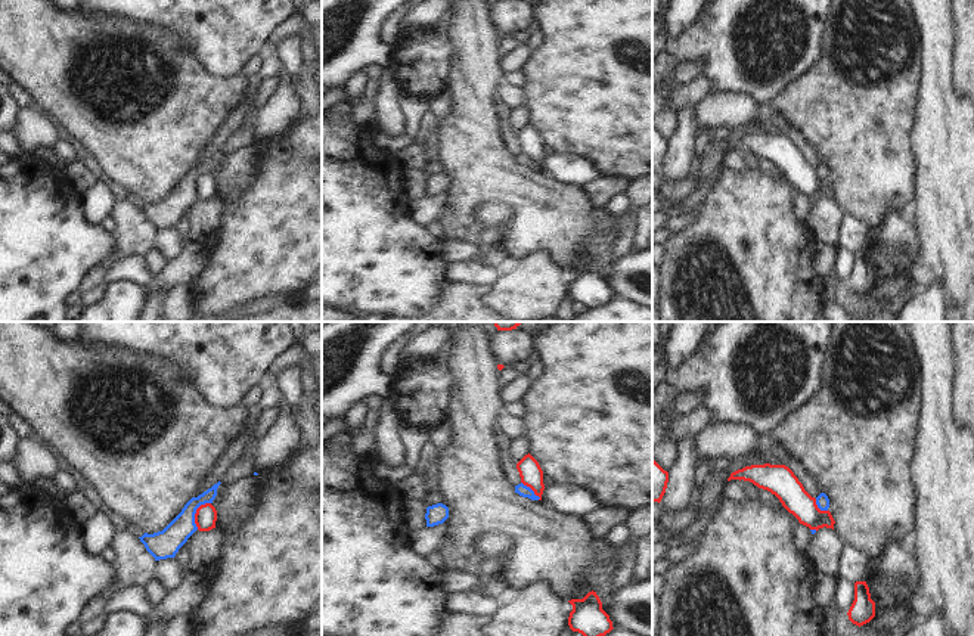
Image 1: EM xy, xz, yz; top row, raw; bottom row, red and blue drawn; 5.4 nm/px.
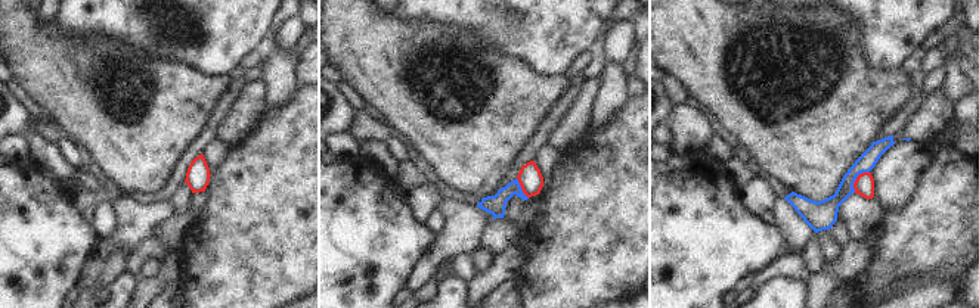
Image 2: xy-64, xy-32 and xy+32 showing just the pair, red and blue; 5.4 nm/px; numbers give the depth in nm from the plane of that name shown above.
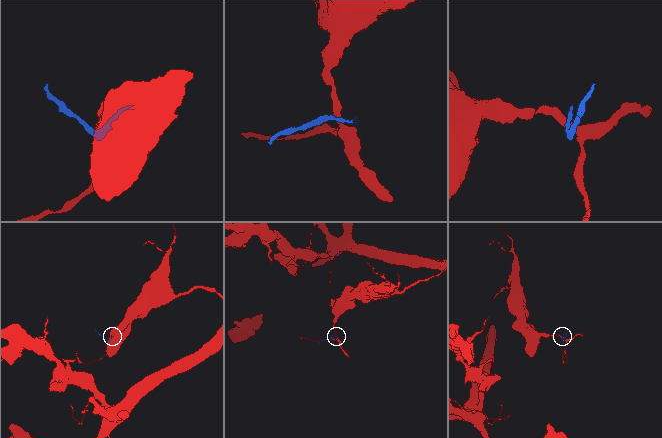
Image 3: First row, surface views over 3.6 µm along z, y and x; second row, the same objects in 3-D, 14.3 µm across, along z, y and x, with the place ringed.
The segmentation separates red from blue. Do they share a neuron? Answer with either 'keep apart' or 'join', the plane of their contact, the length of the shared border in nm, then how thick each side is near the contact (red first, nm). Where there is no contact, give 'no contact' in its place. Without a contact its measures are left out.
keep apart; meets red in xy; contact 170 nm long; 120 nm thick on the red side, 150 nm on the other

